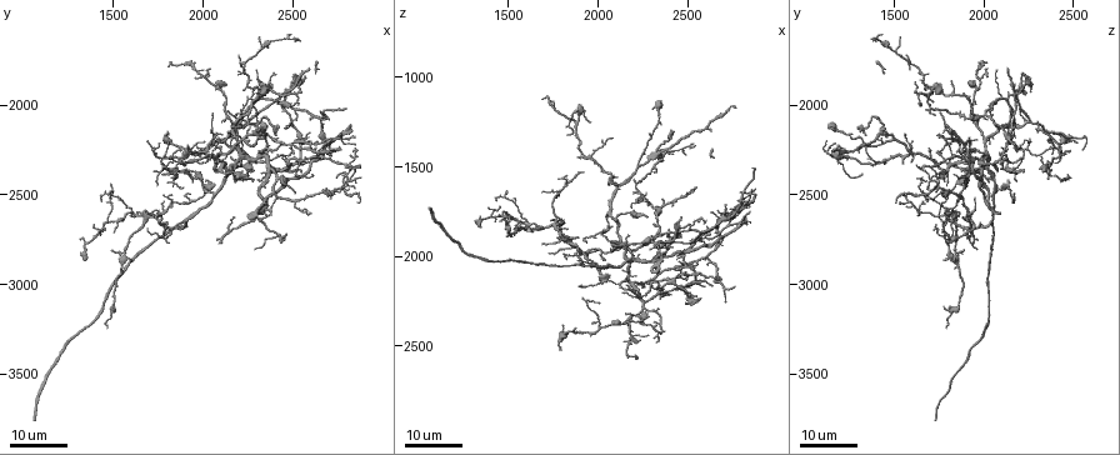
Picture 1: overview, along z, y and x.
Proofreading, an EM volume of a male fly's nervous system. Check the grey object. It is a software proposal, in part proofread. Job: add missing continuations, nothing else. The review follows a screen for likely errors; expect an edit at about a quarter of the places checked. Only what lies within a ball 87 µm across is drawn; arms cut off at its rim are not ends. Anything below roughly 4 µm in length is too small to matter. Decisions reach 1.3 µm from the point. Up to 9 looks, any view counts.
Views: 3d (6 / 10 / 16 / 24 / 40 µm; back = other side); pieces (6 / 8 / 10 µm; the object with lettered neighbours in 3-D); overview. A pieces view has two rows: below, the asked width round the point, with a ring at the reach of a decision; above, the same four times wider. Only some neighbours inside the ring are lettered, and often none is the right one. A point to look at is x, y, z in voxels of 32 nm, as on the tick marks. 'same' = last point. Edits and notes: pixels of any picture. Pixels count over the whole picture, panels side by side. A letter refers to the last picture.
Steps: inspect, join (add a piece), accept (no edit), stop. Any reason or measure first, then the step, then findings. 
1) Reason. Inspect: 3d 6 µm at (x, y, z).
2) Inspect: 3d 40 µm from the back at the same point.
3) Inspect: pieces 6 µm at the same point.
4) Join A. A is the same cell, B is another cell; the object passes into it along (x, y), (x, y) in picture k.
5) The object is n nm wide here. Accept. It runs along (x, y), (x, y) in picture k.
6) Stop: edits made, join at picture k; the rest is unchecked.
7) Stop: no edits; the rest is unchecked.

Free end. Inspect: 3d 24 µm at (2540, 2360, 2240).

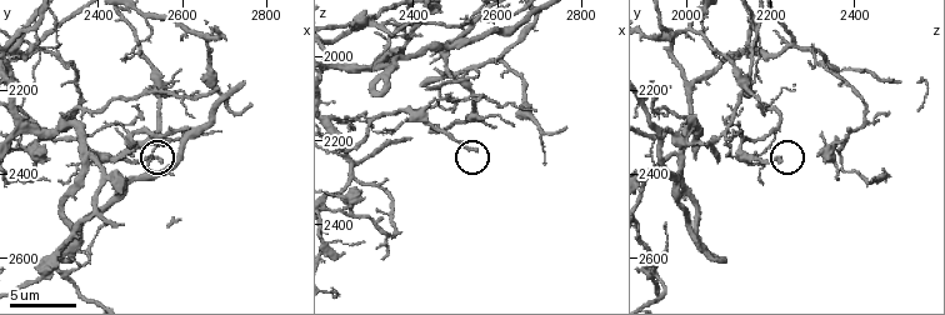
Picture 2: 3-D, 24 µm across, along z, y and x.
Inspect: pieces 6 µm at (2550, 2365, 2225).

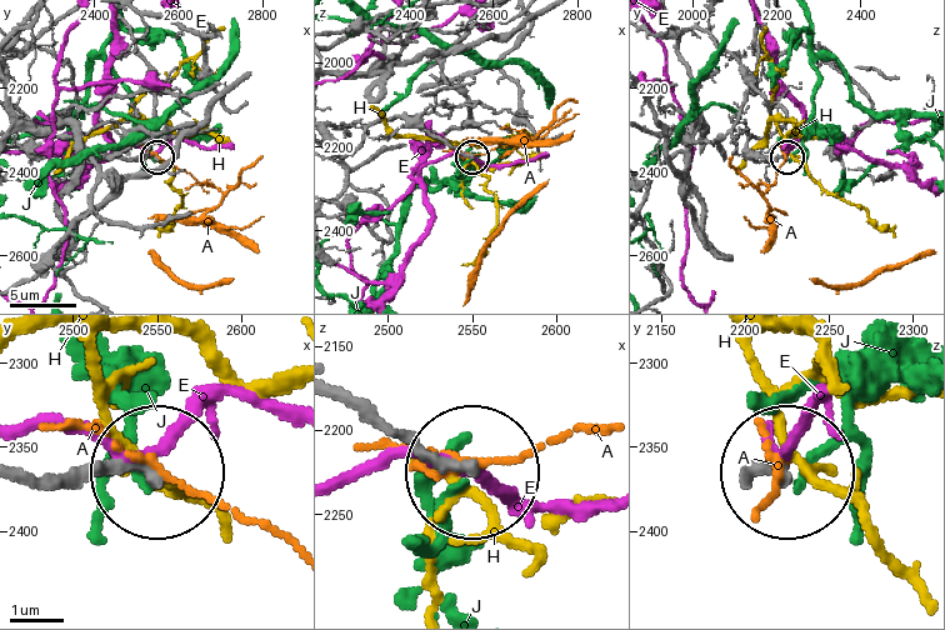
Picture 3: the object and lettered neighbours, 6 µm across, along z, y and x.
Accept. A, E, H and J are other cells; it runs along (338, 385), (468, 470) in picture 3; no lettered piece goes on from it.

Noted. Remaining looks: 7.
Free end. Inspect: 3d 24 µm at (2060, 2760, 1960).

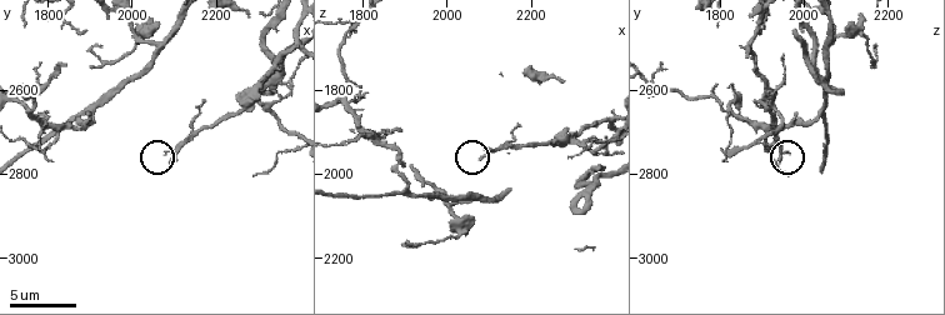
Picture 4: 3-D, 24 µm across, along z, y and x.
Inspect: pieces 6 µm at (2085, 2755, 1960).

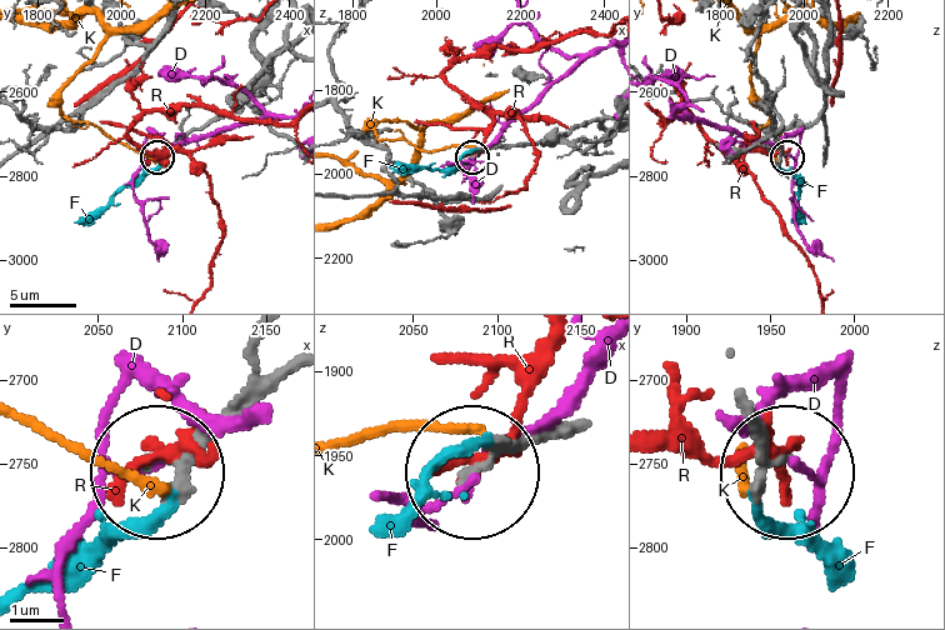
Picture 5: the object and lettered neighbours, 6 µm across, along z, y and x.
Join F. F is the same cell, D, K and R are other cells; the object passes into it along (751, 434), (760, 500), (814, 541) in picture 5; it goes on there.

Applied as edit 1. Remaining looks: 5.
Inspect: overview.

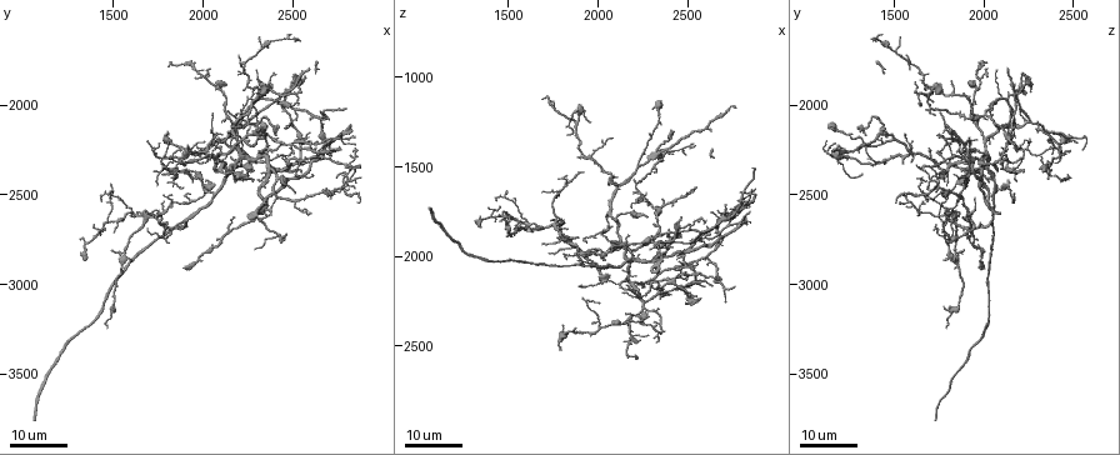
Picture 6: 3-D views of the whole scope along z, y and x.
Inspect: 3d 24 µm at (1900, 2900, 2000).

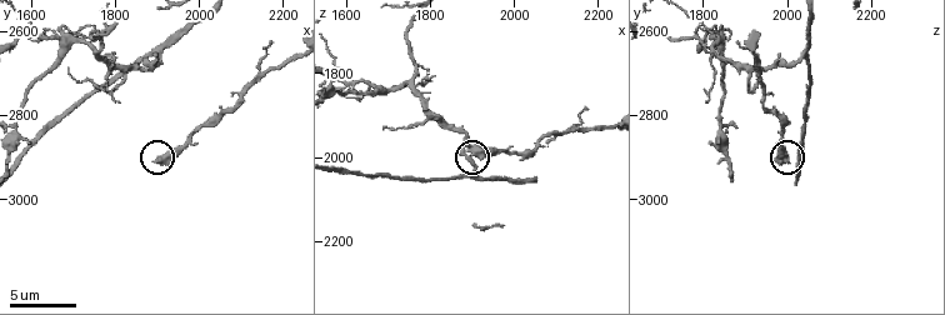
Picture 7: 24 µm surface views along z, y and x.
Inspect: 3d 6 µm at (1900, 2910, 1990).

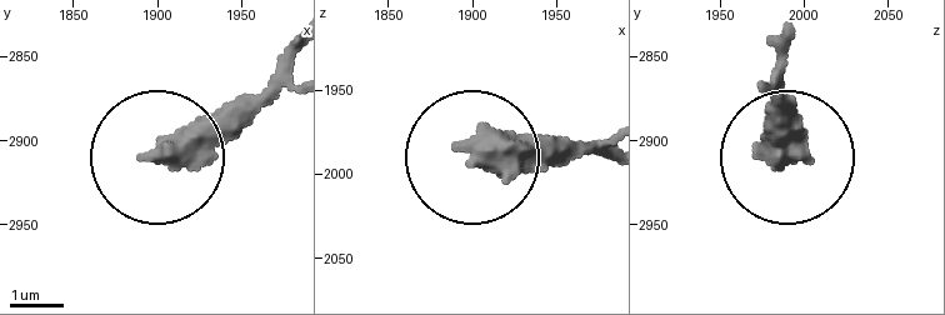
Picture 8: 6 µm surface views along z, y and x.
Inspect: pieces 10 µm at (1894, 2908, 1984).

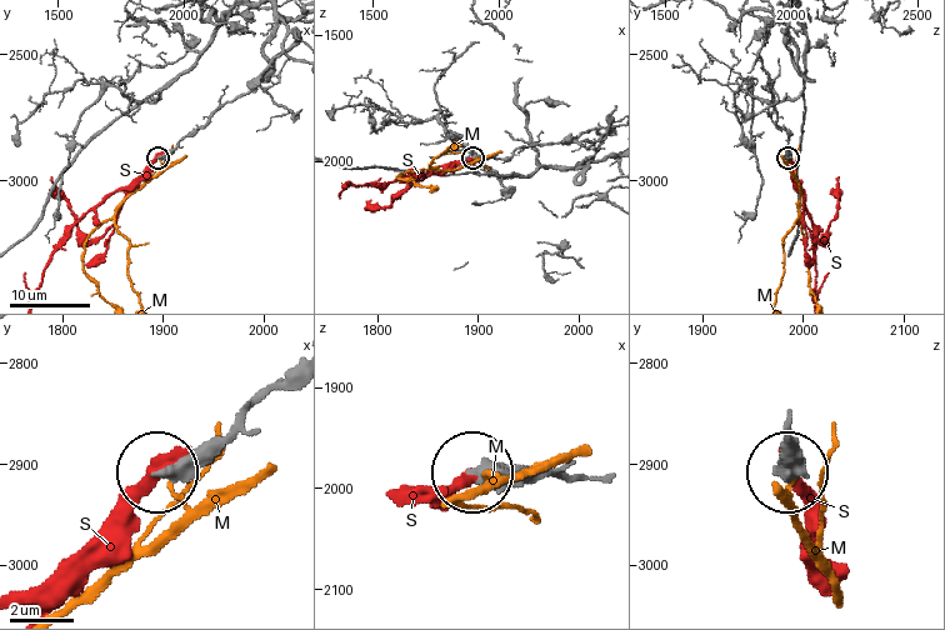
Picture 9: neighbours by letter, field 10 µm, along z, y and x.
Accept. M and S are other cells; it runs along (294, 370), (230, 431), (160, 469) in picture 9; no lettered piece goes on from it.

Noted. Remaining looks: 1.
Free end. Inspect: pieces 6 µm at (2315, 2600, 2095).

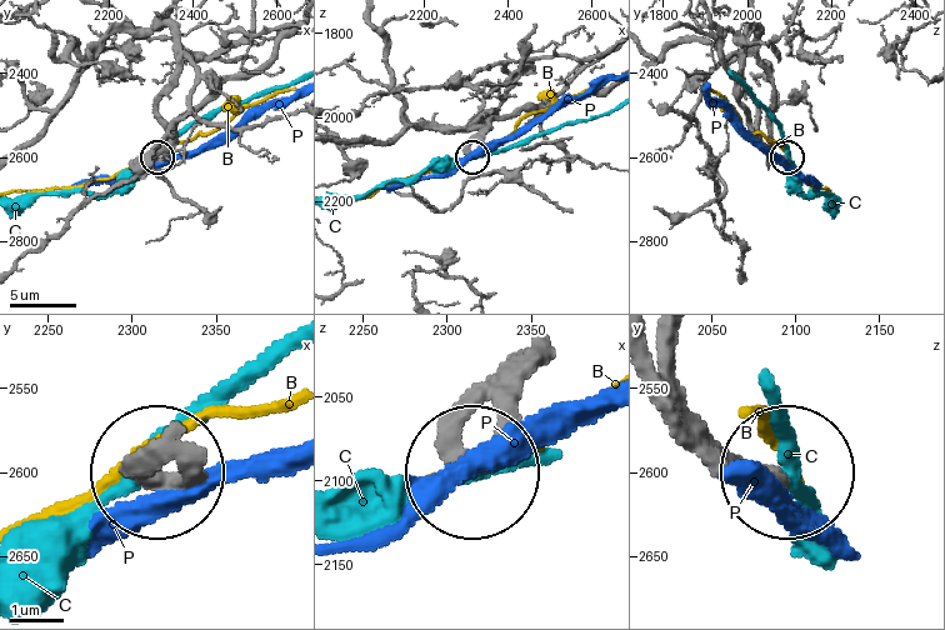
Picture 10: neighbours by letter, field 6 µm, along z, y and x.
Accept. B, C and P are other cells; it runs along (668, 344), (681, 398), (735, 451), (784, 474) in picture 10; no lettered piece goes on from it.

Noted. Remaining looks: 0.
Stop: edits made, join at picture 5; the rest is unchecked.

